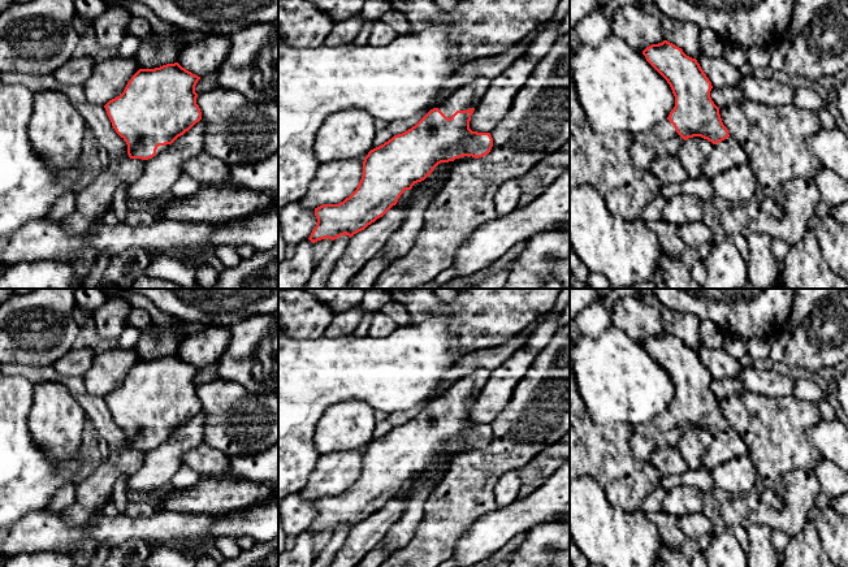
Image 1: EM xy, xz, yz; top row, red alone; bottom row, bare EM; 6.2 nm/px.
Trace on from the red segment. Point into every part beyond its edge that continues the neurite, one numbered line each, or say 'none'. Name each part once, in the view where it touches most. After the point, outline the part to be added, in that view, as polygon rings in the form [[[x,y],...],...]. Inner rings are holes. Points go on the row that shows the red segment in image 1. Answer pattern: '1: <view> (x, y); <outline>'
1: xz (467, 96); [[[477,77],[451,92],[451,95],[437,108],[449,118],[457,111],[476,108],[488,91],[490,79]]]

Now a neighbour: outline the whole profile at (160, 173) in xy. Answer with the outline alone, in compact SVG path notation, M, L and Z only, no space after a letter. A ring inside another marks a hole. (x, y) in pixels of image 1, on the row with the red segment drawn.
M200 120L178 137L165 152L144 161L143 172L127 187L126 198L152 202L170 192L173 185L183 174L183 163L204 151L204 138L205 124Z

